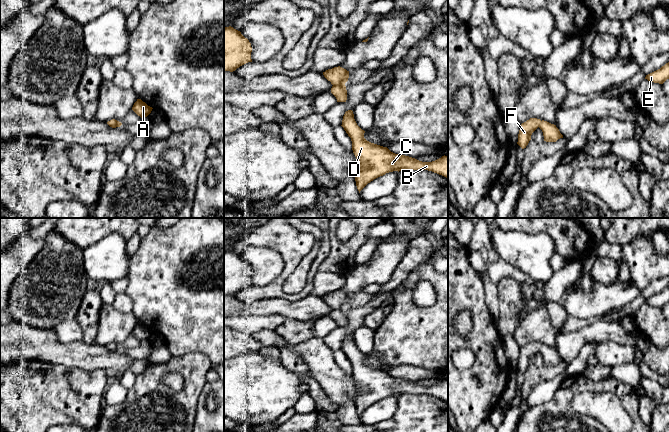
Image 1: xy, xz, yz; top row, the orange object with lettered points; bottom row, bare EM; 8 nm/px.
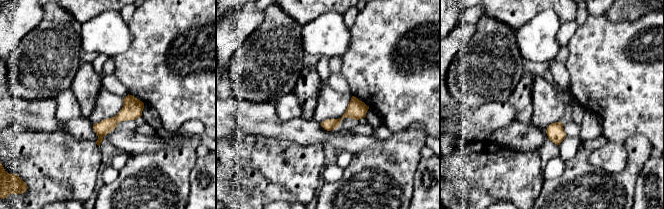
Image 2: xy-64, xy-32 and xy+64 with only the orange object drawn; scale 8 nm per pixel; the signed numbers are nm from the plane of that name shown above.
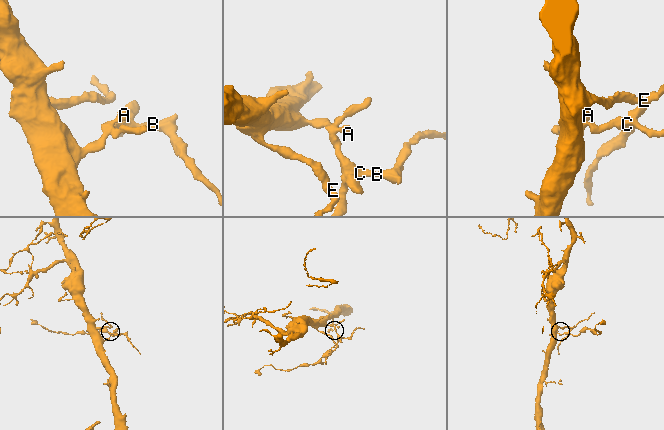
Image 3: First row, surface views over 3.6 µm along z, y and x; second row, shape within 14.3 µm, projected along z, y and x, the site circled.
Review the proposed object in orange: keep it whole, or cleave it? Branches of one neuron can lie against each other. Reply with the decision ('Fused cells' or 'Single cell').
Single cell

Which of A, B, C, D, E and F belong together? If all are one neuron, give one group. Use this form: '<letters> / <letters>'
A B C D E F

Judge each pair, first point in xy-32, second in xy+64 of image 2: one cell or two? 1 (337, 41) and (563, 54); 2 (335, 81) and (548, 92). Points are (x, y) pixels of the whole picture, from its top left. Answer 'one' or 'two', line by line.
1: two
2: two

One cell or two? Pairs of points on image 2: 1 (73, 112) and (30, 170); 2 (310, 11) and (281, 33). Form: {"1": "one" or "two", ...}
{"1": "two", "2": "two"}

